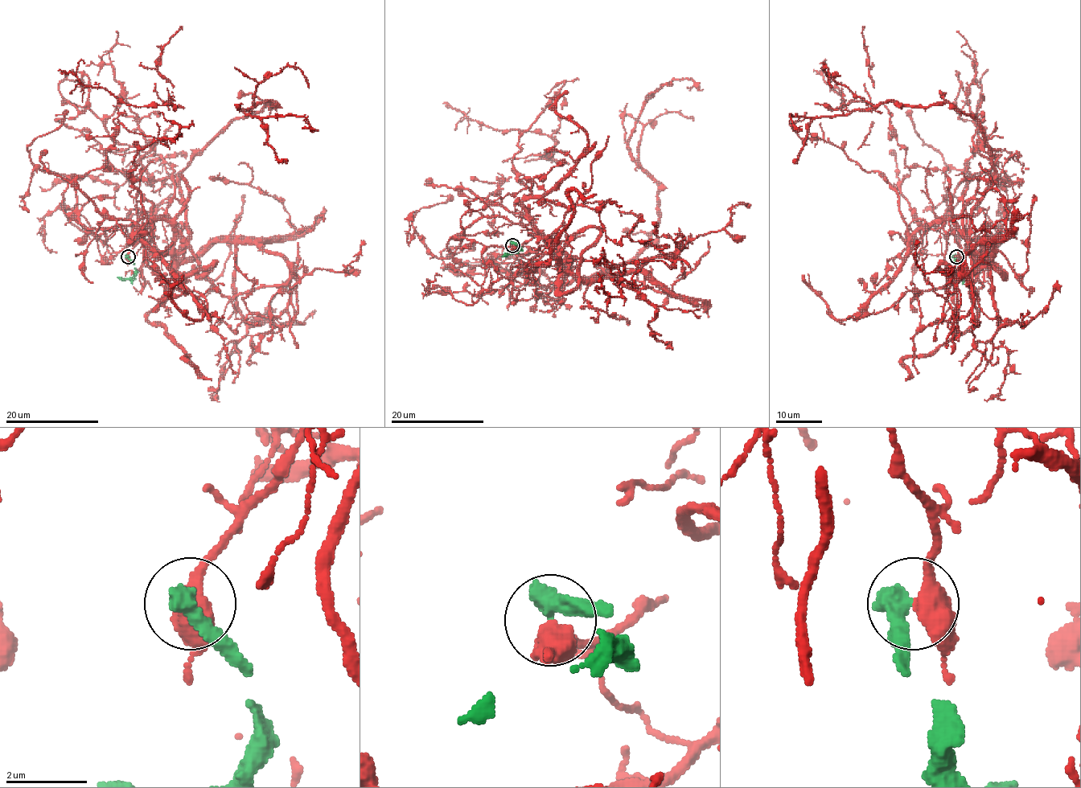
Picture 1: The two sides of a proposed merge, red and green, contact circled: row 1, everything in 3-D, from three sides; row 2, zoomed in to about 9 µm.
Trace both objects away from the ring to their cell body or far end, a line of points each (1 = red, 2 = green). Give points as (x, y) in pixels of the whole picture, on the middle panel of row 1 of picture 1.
1: (512, 245), (536, 232), (565, 285), (627, 262), (659, 218), (635, 121), (674, 80), (703, 89)
2: (512, 245), (518, 244), (520, 248), (515, 253), (505, 253), (502, 256)

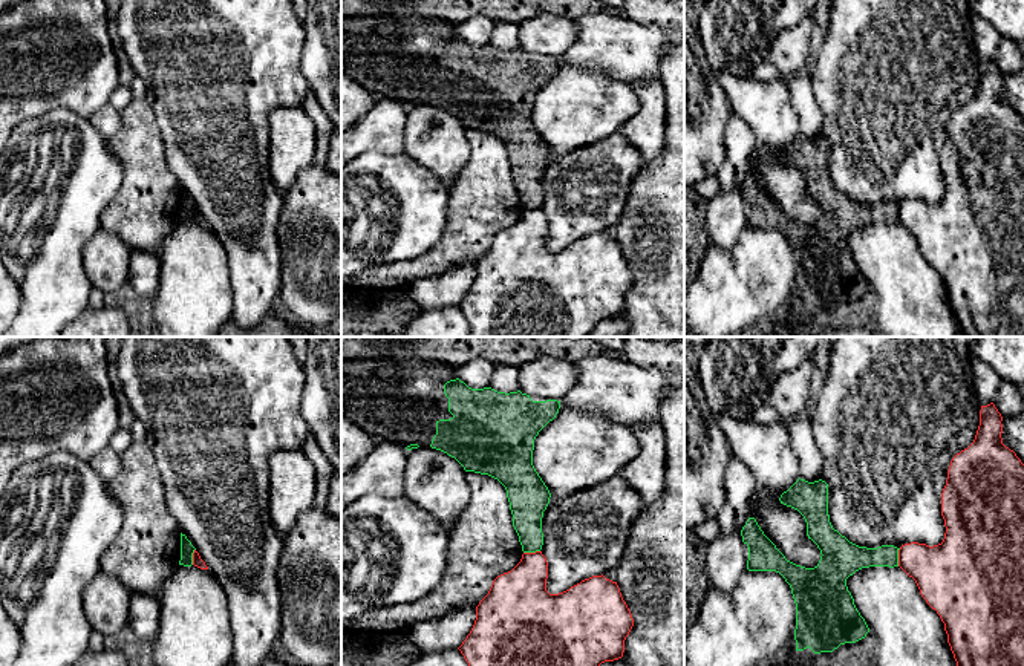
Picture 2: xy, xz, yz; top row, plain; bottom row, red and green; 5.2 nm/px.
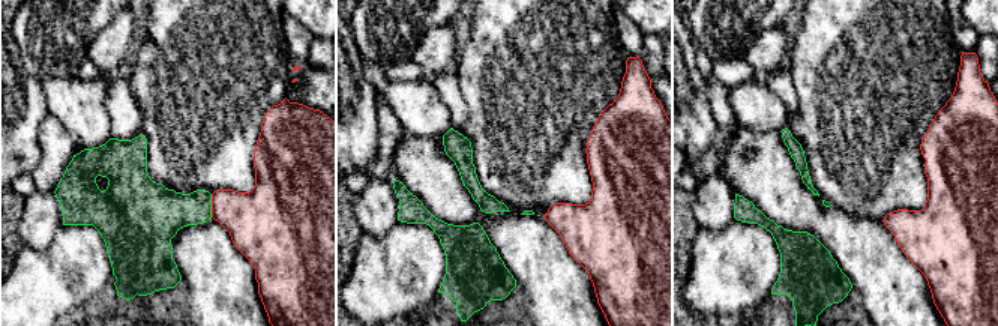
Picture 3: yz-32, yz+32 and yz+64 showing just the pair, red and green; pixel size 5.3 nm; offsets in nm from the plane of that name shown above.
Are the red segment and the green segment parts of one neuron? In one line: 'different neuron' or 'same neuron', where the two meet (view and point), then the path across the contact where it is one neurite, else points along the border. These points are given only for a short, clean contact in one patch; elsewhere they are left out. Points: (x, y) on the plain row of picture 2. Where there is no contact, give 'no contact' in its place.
different neuron | yz (899, 215)

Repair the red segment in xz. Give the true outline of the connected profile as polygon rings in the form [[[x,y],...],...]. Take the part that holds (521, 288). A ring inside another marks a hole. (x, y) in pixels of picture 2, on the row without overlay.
[[[536,208],[536,210],[523,210],[520,219],[511,228],[504,230],[493,237],[488,251],[476,263],[476,277],[470,291],[458,305],[470,325],[468,337],[586,337],[602,320],[614,318],[623,314],[625,297],[634,283],[634,276],[626,259],[621,254],[617,239],[606,236],[603,231],[592,233],[563,250],[550,251],[546,248],[546,236],[548,236],[546,214],[542,211],[542,208]]]

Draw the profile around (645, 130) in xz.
[[[660,78],[629,84],[640,100],[640,109],[620,132],[640,152],[643,162],[652,162],[664,147],[666,90]]]

